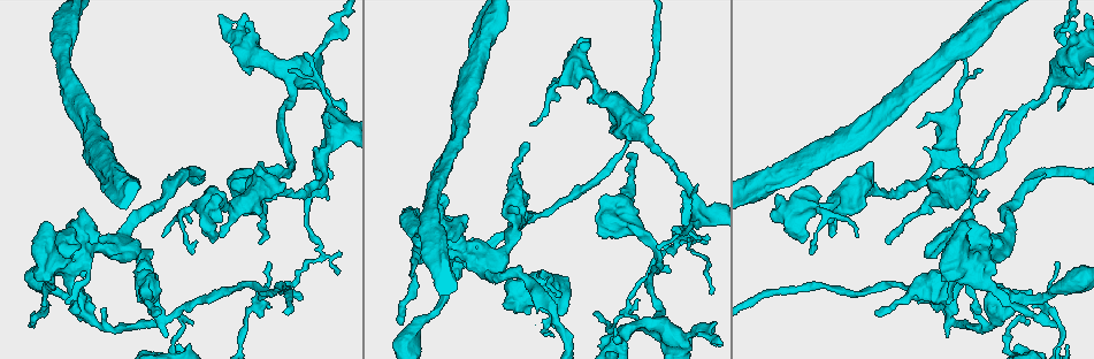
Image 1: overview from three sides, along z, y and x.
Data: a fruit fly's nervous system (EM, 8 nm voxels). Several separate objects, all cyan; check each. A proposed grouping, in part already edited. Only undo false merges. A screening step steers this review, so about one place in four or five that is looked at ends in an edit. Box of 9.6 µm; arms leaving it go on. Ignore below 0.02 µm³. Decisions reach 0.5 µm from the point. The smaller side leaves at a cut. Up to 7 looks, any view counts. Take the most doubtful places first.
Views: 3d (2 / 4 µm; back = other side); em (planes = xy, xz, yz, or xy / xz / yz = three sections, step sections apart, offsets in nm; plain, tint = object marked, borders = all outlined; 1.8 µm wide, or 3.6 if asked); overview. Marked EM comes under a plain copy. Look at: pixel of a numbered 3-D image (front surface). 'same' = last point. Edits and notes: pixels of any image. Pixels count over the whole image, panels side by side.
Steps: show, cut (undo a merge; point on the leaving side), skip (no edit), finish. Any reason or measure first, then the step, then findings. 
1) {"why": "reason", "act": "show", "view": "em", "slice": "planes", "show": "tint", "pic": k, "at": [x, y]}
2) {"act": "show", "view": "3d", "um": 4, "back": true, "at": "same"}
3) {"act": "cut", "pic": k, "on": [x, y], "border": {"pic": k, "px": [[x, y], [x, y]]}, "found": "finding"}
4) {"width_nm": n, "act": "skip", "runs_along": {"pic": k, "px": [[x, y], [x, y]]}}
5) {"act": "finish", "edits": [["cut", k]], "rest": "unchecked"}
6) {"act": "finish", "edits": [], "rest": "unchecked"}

{"why": "thick turns thin", "act": "show", "view": "em", "um": 3.6, "slice": "planes", "show": "borders", "pic": 1, "at": [319, 159]}

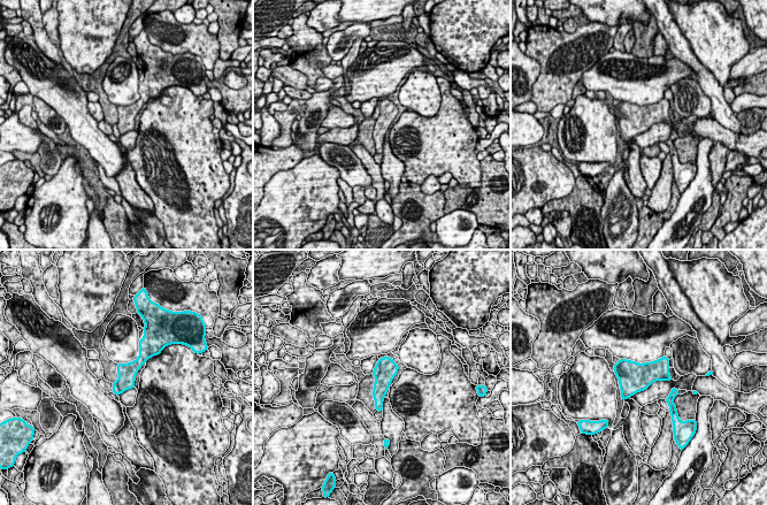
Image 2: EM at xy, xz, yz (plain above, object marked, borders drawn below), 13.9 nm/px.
{"act": "skip", "runs_along": {"pic": 2, "px": [[145, 353], [127, 374], [117, 391]]}, "found": "continuous, no second cell"}

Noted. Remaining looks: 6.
{"act": "show", "view": "em", "slice": "xy", "step": 4, "show": "tint", "pic": 1, "at": [957, 324]}

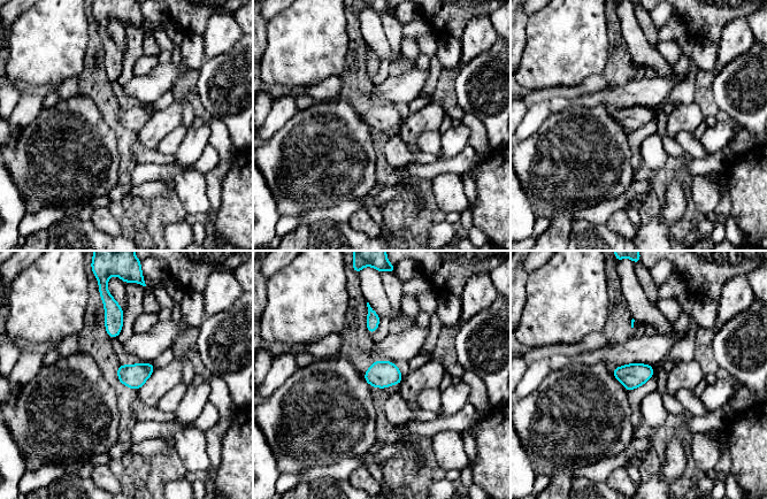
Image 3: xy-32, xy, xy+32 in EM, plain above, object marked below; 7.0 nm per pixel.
{"why": "cut it another way", "act": "show", "view": "em", "slice": "planes", "show": "tint", "at": "same"}

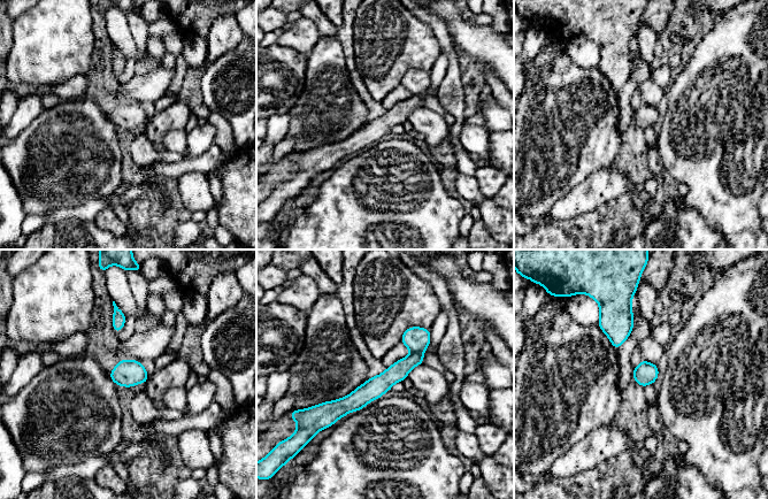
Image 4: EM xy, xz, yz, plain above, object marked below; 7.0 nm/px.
{"width_nm": 150, "act": "cut", "pic": 4, "on": [398, 371], "border": {"pic": 4, "px": [[412, 351], [422, 352]]}, "found": "a second cell is stuck on"}

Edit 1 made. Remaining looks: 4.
{"act": "show", "view": "em", "slice": "planes", "show": "tint", "pic": 1, "at": [323, 254]}

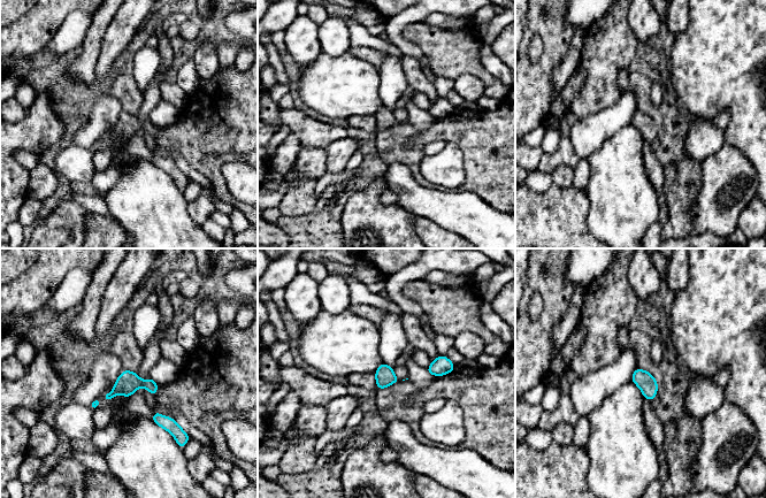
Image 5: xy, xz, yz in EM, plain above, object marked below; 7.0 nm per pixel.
{"act": "skip", "runs_along": {"pic": 5, "px": [[154, 385], [127, 383], [93, 406]]}, "found": "all the same cell"}

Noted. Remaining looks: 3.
{"act": "finish", "edits": [["cut", 4]], "rest": "unchecked"}

